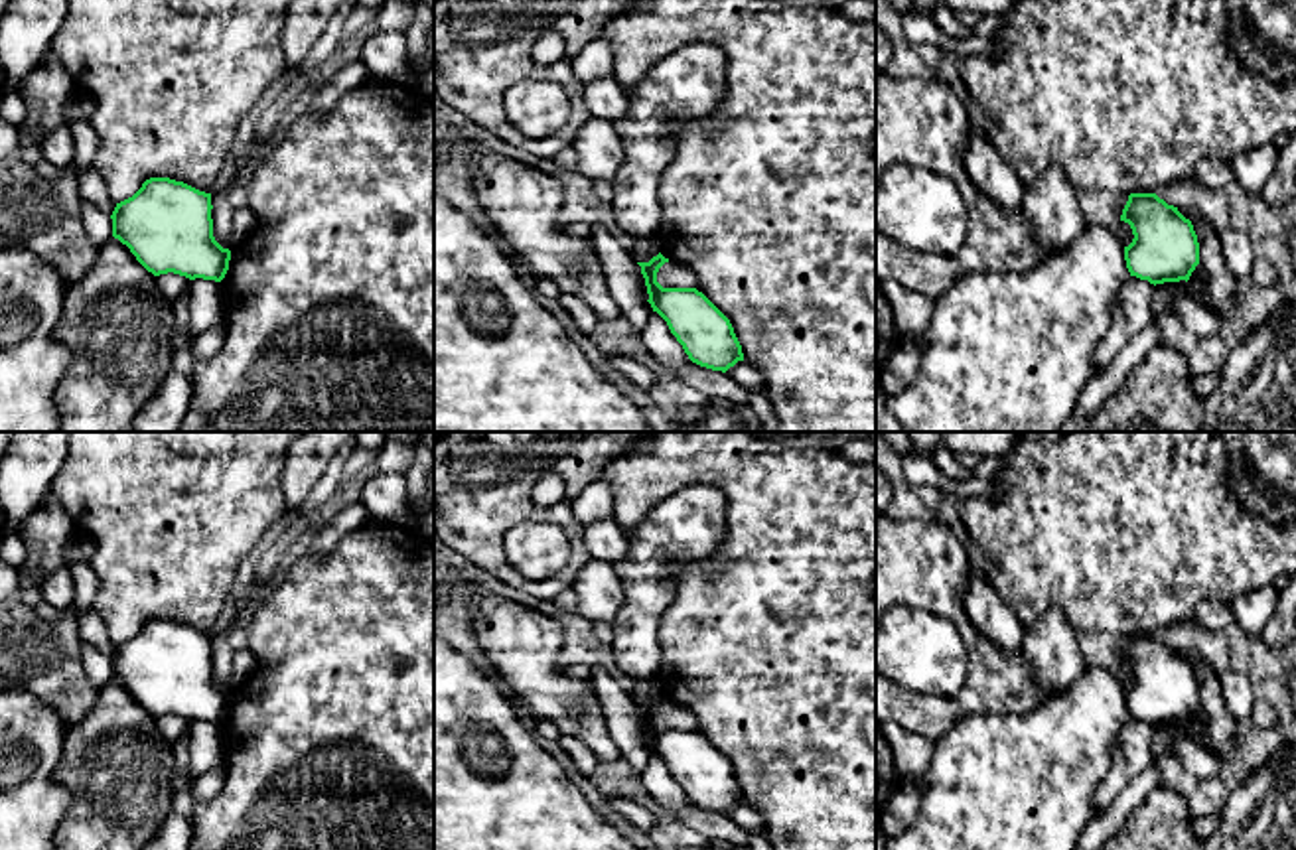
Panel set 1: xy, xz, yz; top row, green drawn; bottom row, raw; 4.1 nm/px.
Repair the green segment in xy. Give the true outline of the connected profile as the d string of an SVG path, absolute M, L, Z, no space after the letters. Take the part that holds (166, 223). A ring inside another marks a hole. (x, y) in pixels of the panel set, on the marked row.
M150 177L132 197L116 203L110 215L112 237L154 276L174 272L189 280L221 282L229 270L231 250L213 237L211 209L211 193L170 177Z

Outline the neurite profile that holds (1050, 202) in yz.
M1057 166L1024 185L1022 209L1047 252L1061 252L1081 239L1087 225L1077 195L1079 191Z

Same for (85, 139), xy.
M73 122L71 126L73 140L75 140L75 168L83 172L93 166L95 156L99 152L99 138L97 132L89 122Z

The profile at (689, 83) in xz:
M686 43L653 63L627 89L627 112L615 120L623 146L612 179L617 231L655 239L661 223L659 176L677 146L677 124L708 118L726 97L726 53L710 43Z

